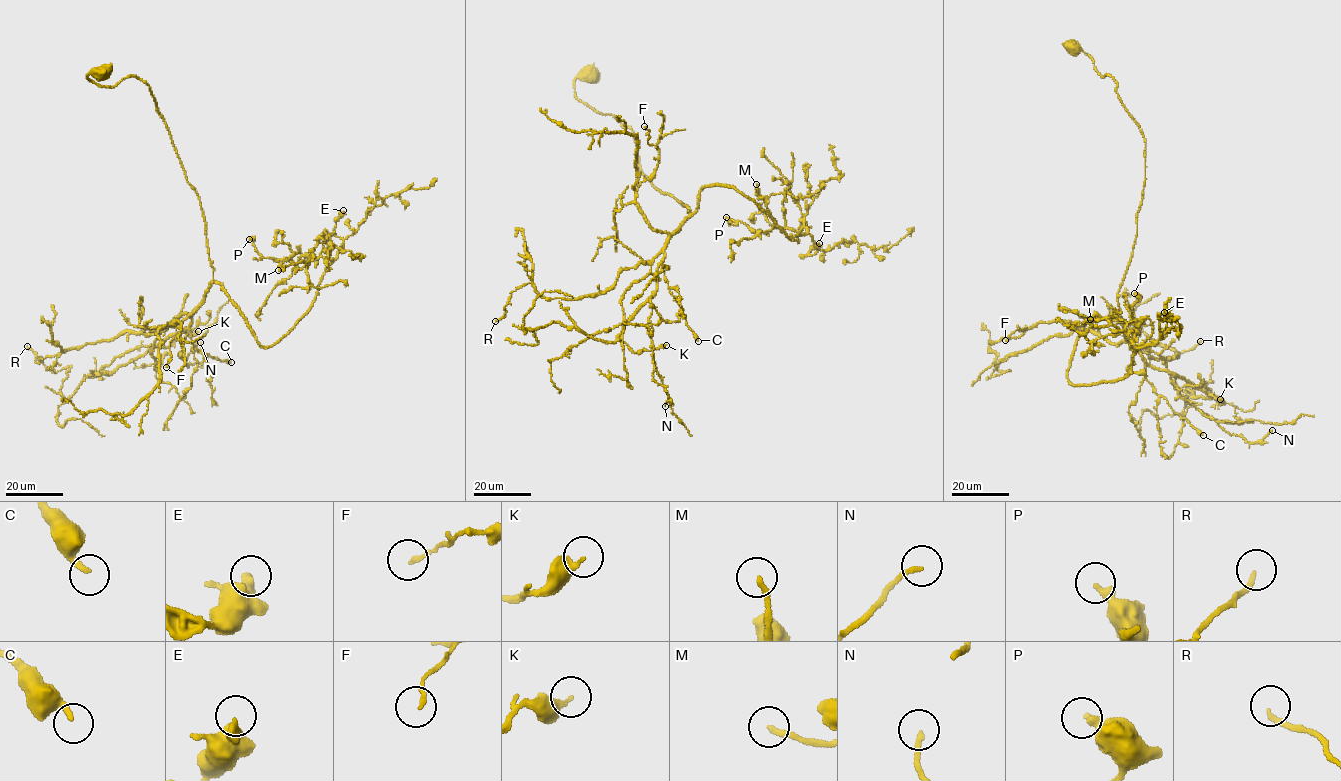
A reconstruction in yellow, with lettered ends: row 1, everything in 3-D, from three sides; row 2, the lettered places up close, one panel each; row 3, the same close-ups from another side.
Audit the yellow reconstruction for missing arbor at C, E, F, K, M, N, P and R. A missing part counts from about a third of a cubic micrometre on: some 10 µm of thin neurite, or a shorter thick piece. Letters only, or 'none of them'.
M

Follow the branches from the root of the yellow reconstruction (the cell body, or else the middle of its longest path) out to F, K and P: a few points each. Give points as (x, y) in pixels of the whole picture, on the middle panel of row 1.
F: (589, 73), (578, 99), (630, 128), (642, 174), (689, 210), (669, 234), (636, 201), (659, 156), (644, 126)
K: (589, 73), (578, 99), (630, 128), (642, 174), (689, 210), (619, 336), (634, 352), (666, 345)
P: (589, 73), (574, 93), (630, 128), (689, 217), (725, 186), (807, 231), (726, 217)

